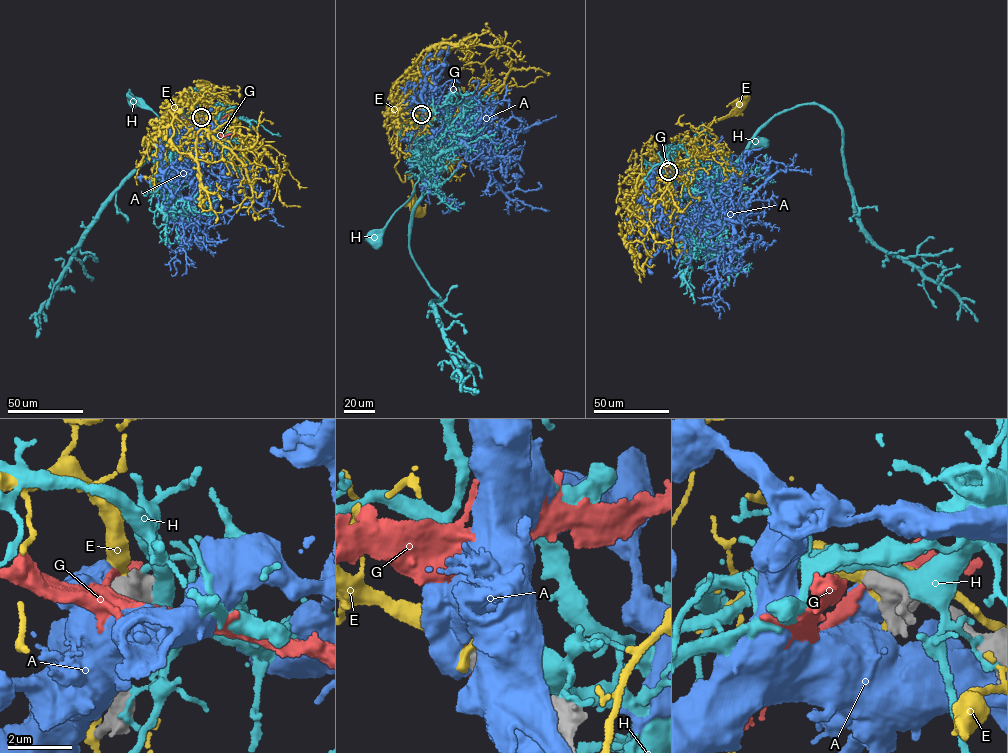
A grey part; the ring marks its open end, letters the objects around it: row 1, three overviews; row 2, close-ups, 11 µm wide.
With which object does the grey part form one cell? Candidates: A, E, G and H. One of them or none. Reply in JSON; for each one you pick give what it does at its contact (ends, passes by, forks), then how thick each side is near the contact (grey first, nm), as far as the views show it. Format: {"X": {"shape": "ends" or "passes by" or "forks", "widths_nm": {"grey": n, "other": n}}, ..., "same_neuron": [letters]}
{"same_neuron": []}

